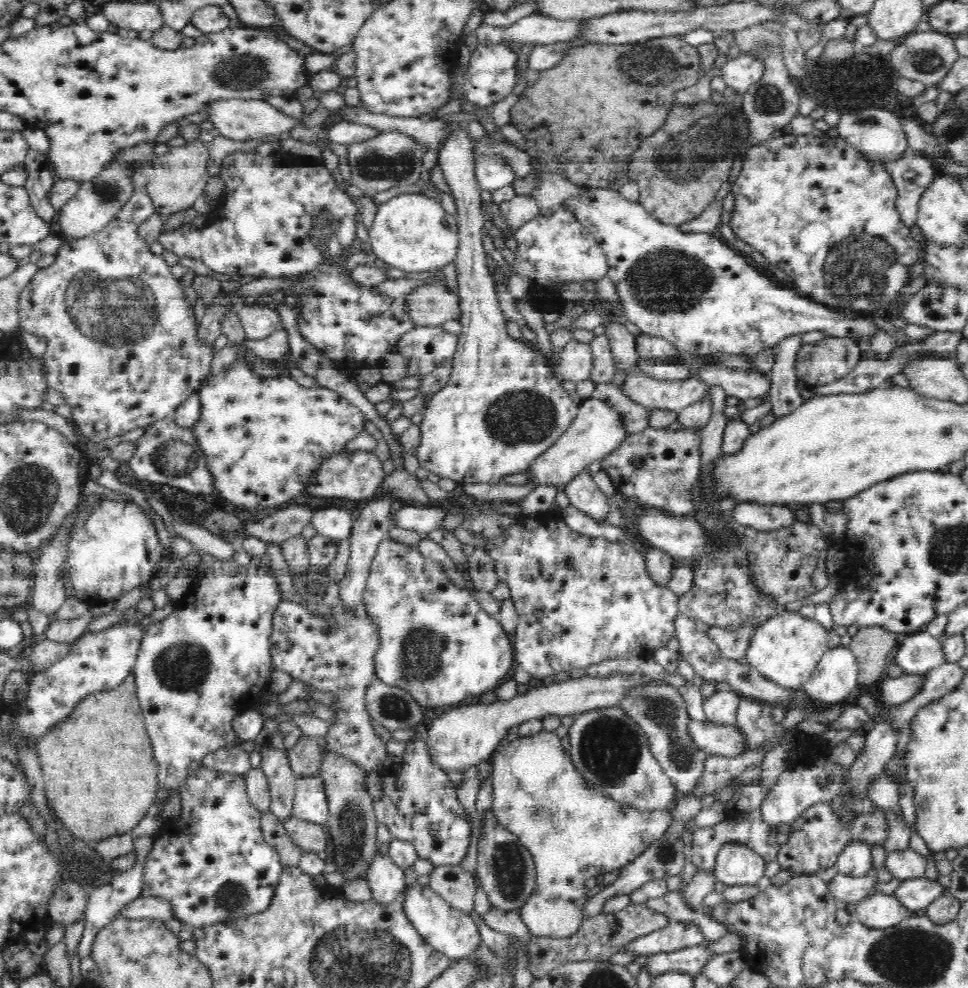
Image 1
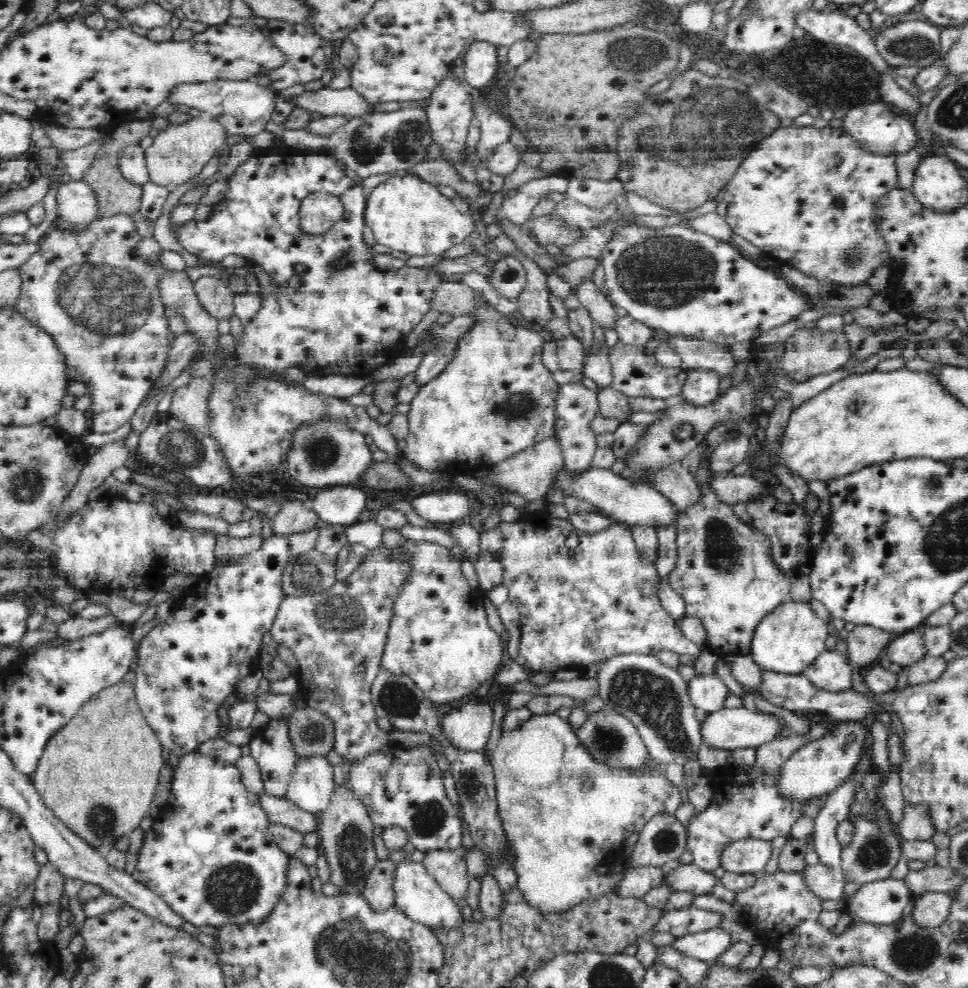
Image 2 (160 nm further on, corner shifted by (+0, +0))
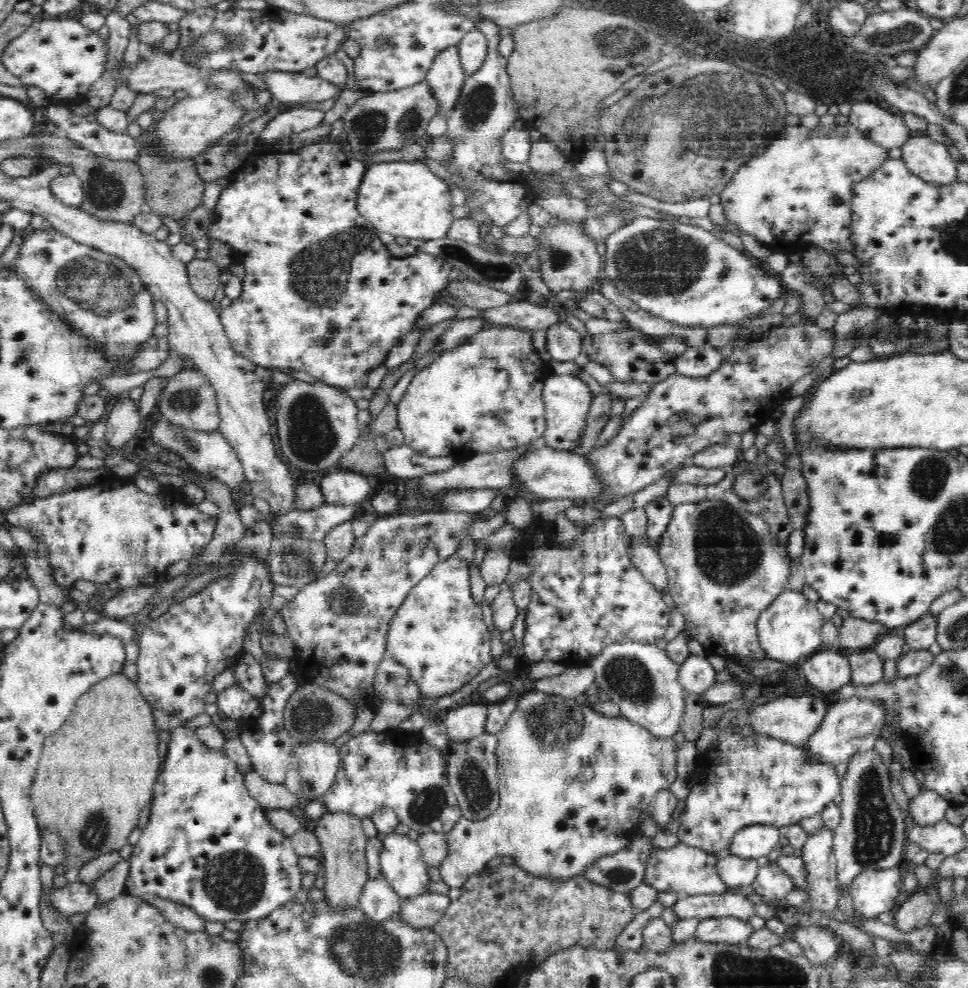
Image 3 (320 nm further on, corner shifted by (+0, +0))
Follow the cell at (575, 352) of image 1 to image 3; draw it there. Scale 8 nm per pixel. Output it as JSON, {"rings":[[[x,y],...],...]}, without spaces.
{"rings":[[[564,319],[546,329],[546,348],[558,362],[574,361],[581,354],[582,337]]]}

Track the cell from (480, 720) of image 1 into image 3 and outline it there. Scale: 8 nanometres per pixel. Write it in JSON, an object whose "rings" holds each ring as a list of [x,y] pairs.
{"rings":[[[486,702],[465,703],[447,710],[442,720],[445,725],[449,741],[468,741],[485,732]]]}

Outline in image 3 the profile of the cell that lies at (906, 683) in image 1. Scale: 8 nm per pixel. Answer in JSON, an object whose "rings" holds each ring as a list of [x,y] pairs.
{"rings":[[[873,650],[849,652],[847,658],[852,668],[852,685],[872,685],[884,680],[885,660],[877,652]]]}

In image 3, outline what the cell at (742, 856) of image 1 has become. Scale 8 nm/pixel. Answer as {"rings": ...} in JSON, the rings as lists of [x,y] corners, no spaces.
{"rings":[[[750,826],[732,837],[729,850],[730,853],[746,859],[768,856],[769,852],[779,845],[780,836],[780,831],[776,826]]]}

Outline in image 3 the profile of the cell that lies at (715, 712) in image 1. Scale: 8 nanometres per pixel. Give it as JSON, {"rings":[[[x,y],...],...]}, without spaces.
{"rings":[[[690,654],[679,666],[678,681],[686,694],[704,696],[706,689],[717,682],[717,672],[705,656]]]}

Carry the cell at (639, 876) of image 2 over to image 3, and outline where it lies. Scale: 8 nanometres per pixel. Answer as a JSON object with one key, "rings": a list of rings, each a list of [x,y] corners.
{"rings":[[[638,831],[633,835],[628,847],[625,847],[624,850],[620,850],[620,852],[616,852],[612,856],[610,854],[599,856],[596,862],[592,864],[592,867],[588,867],[585,870],[586,880],[604,886],[614,892],[629,894],[633,888],[644,884],[646,861],[652,848],[652,840],[653,838],[646,837]]]}

